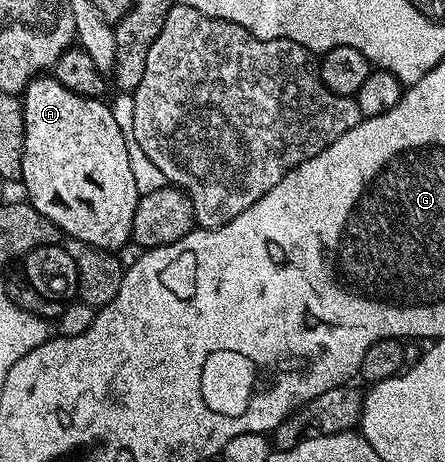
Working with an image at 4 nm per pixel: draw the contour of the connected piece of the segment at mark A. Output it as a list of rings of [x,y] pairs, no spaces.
[[[38,75],[29,82],[23,94],[23,159],[20,184],[25,184],[24,196],[30,205],[57,224],[66,238],[74,237],[85,247],[106,251],[121,251],[130,244],[133,235],[135,207],[139,196],[134,172],[128,163],[127,144],[111,108],[104,100],[84,97],[67,91],[52,75]]]

